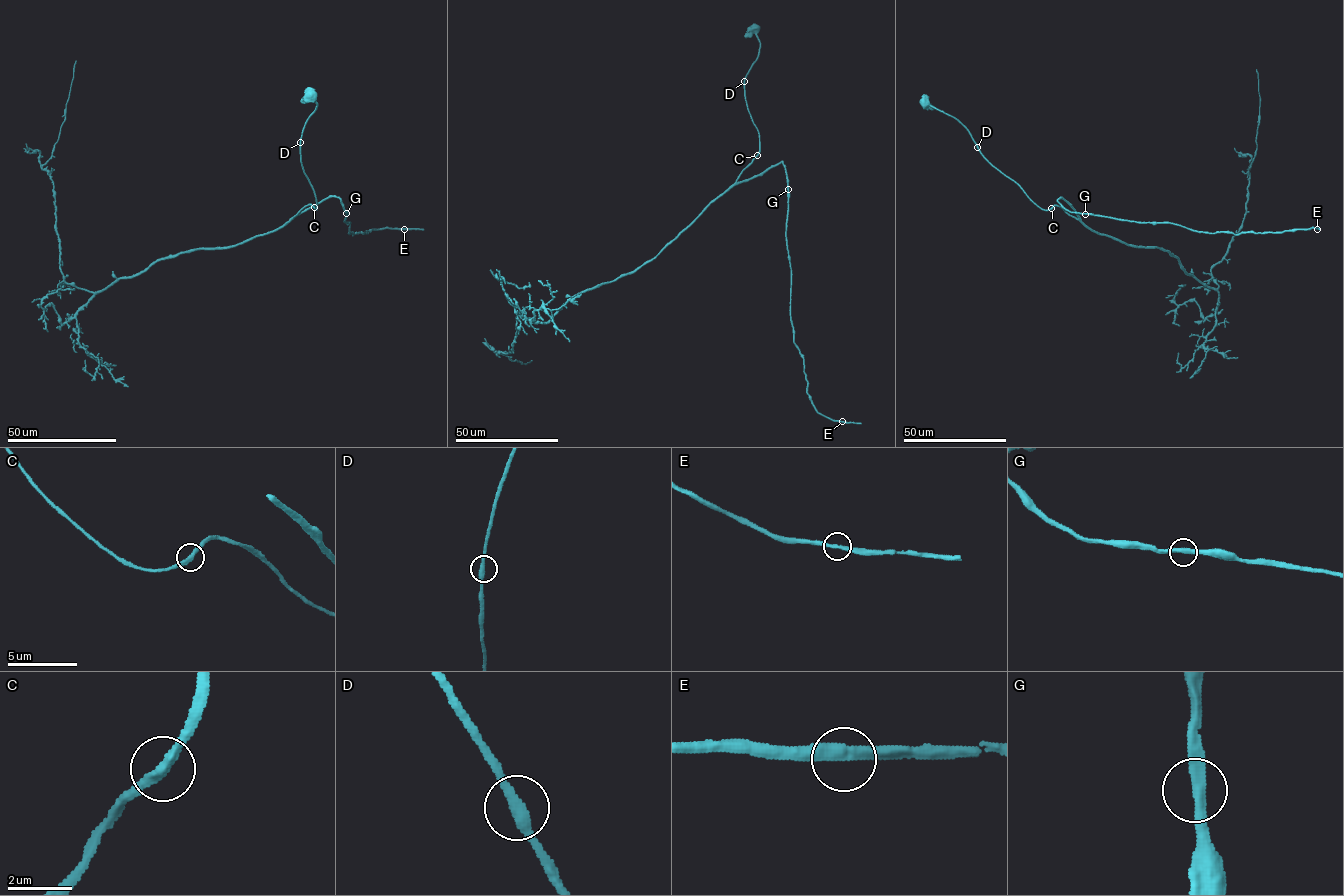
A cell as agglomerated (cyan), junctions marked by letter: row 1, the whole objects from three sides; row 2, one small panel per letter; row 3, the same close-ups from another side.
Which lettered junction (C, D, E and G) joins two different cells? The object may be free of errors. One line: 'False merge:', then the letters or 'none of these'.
False merge: none of these

